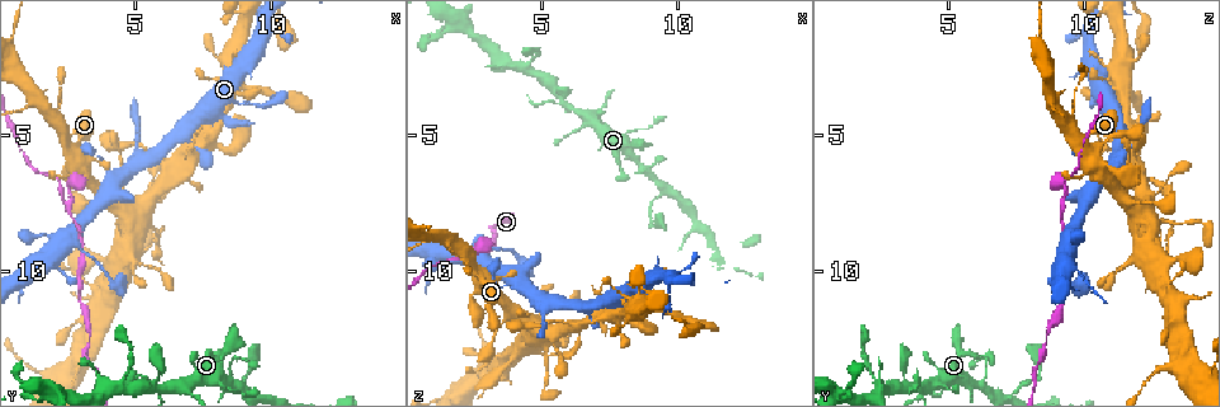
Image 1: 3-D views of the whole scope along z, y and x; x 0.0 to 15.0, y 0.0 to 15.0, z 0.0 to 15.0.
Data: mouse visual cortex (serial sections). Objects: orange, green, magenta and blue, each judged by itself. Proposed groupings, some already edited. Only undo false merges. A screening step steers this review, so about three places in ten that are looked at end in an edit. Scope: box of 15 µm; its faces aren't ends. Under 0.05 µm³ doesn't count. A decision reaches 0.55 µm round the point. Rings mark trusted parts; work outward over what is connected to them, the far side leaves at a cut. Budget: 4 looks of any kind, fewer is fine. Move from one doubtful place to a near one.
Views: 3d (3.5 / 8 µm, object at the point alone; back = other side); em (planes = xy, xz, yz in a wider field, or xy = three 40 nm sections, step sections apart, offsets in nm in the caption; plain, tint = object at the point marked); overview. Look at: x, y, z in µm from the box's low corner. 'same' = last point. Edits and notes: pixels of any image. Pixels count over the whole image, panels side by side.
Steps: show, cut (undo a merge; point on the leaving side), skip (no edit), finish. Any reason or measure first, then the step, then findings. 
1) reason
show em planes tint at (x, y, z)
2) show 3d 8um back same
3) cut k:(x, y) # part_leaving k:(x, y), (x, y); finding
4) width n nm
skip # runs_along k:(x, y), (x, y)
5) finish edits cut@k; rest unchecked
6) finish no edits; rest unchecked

show em xy step 5 tint at (6.0, 14.3, 4.1)

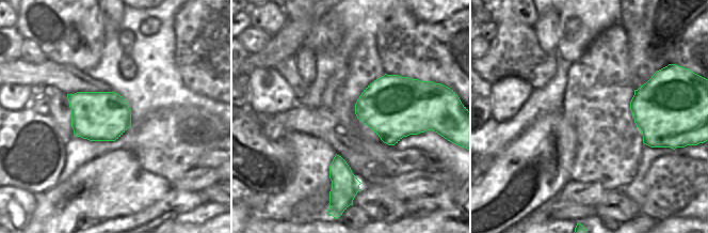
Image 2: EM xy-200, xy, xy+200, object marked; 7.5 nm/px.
show 3d 3.5um same

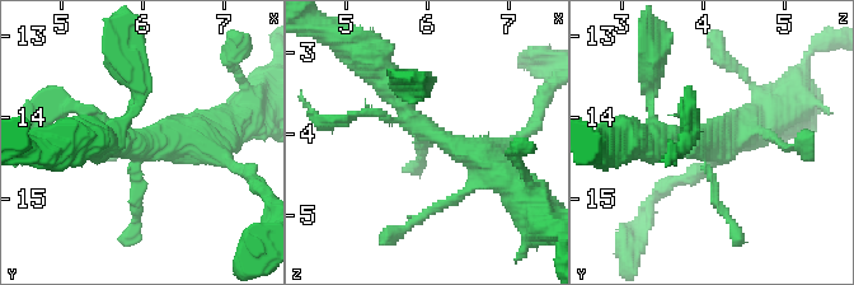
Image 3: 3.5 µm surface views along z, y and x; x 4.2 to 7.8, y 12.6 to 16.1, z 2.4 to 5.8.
width 380 nm
skip # runs_along 3:(502, 174), (409, 120), (378, 70); one cell here

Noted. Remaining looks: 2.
three arms meet
show 3d 3.5um at (2.6, 5.2, 10.1)

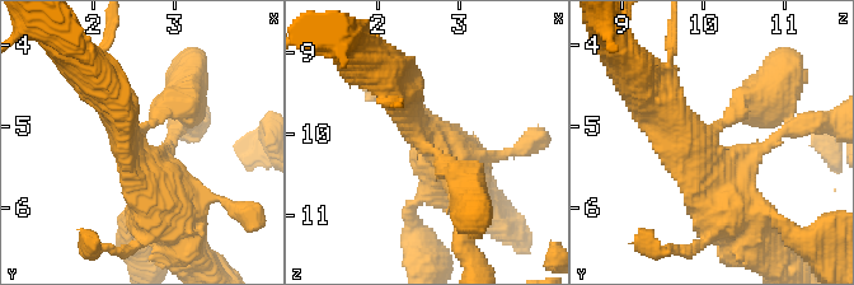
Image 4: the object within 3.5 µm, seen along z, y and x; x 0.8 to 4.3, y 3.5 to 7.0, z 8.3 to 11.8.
arms 3; arm_widths 350, 450, 600 nm
show em xy step 5 tint at (2.50, 5.15, 10.05)

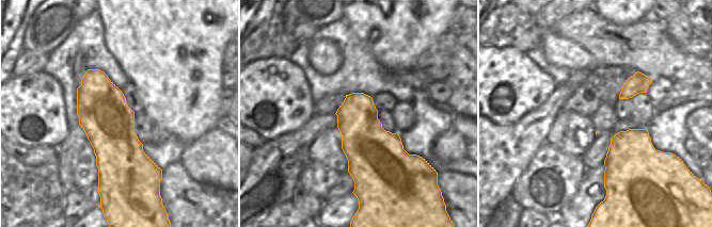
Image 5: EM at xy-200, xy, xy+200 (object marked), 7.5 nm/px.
skip # runs_along 4:(756, 96), (708, 139), (733, 213); one cell here

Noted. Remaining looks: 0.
finish no edits; rest unchecked

